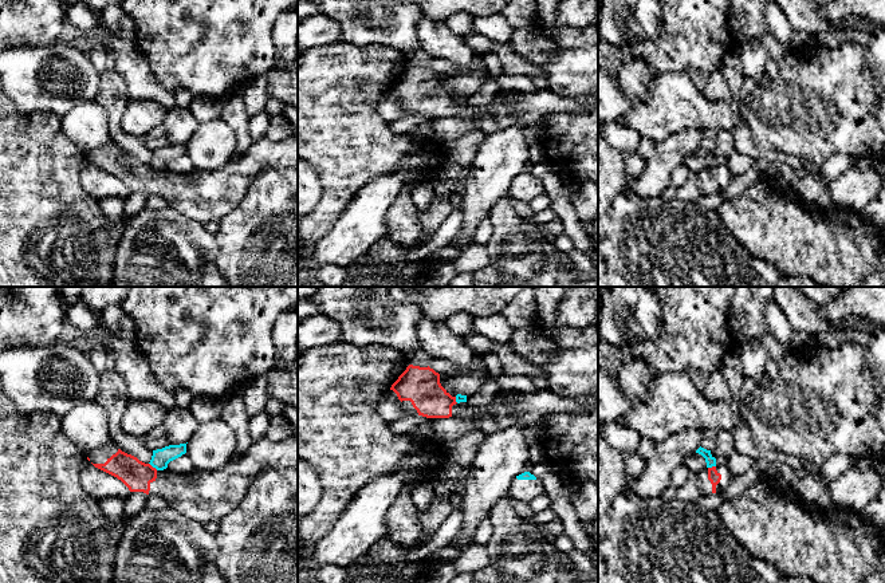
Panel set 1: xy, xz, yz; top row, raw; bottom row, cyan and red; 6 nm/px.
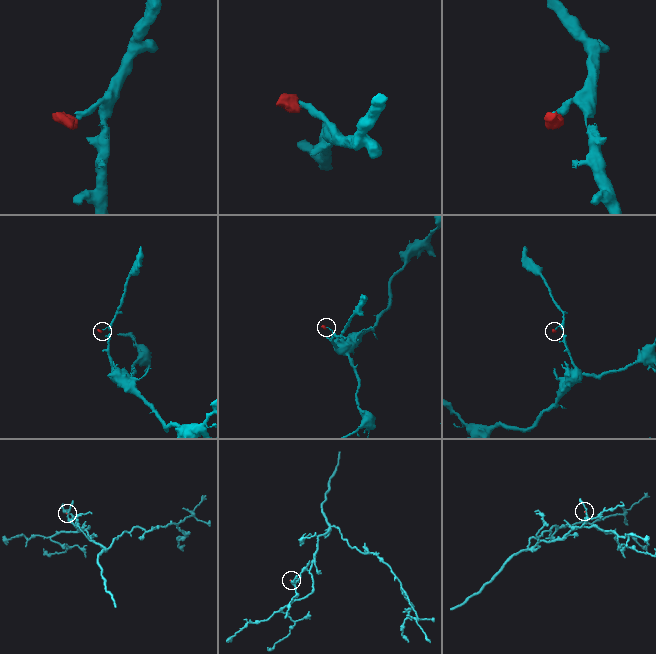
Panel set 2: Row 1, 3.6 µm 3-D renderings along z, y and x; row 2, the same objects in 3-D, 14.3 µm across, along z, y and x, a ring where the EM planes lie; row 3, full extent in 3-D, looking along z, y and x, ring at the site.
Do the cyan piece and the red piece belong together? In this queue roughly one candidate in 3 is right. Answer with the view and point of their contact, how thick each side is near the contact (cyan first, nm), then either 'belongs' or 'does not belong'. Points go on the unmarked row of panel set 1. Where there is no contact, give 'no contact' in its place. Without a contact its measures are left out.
meets cyan in xy at (153, 166); 110 nm thick on the cyan side, 180 nm on the other; does not belong

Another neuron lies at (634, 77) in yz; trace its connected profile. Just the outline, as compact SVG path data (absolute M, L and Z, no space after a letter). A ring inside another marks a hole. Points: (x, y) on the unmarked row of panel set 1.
M640 56L628 58L618 71L618 83L626 99L632 103L641 101L654 76L653 68Z

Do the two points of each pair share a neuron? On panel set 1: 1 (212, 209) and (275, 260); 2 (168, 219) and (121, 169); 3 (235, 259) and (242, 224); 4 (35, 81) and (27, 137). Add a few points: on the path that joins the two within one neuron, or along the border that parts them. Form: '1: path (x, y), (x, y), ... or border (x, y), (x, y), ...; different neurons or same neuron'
1: border (244, 195), (242, 201), (219, 221); different neurons
2: border (168, 205), (196, 221); different neurons
3: path (240, 251), (242, 232); same neuron
4: border (14, 106), (22, 113), (50, 111), (61, 117); different neurons

